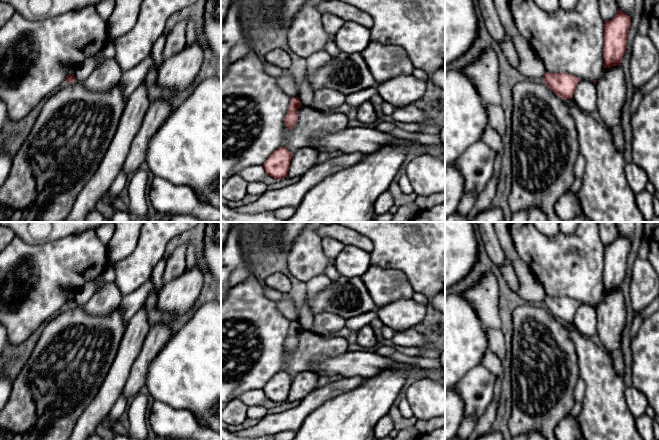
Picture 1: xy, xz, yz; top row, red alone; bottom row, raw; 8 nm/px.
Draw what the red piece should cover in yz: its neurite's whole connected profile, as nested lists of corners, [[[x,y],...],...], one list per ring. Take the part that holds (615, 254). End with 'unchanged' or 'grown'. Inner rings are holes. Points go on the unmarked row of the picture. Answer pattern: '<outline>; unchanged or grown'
[[[619,232],[613,243],[605,245],[603,292],[611,292],[613,290],[621,289],[626,275],[630,249],[631,241],[622,236]]]; unchanged

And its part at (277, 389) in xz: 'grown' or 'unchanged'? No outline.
unchanged

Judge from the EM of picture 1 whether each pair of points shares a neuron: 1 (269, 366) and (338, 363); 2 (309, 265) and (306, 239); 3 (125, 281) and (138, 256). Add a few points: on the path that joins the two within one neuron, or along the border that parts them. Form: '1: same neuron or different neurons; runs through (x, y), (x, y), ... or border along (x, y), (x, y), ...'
1: different neurons; border along (334, 356), (317, 356), (308, 370)
2: same neuron; runs through (306, 259), (306, 245)
3: same neuron; runs through (130, 275), (138, 266), (138, 262)

